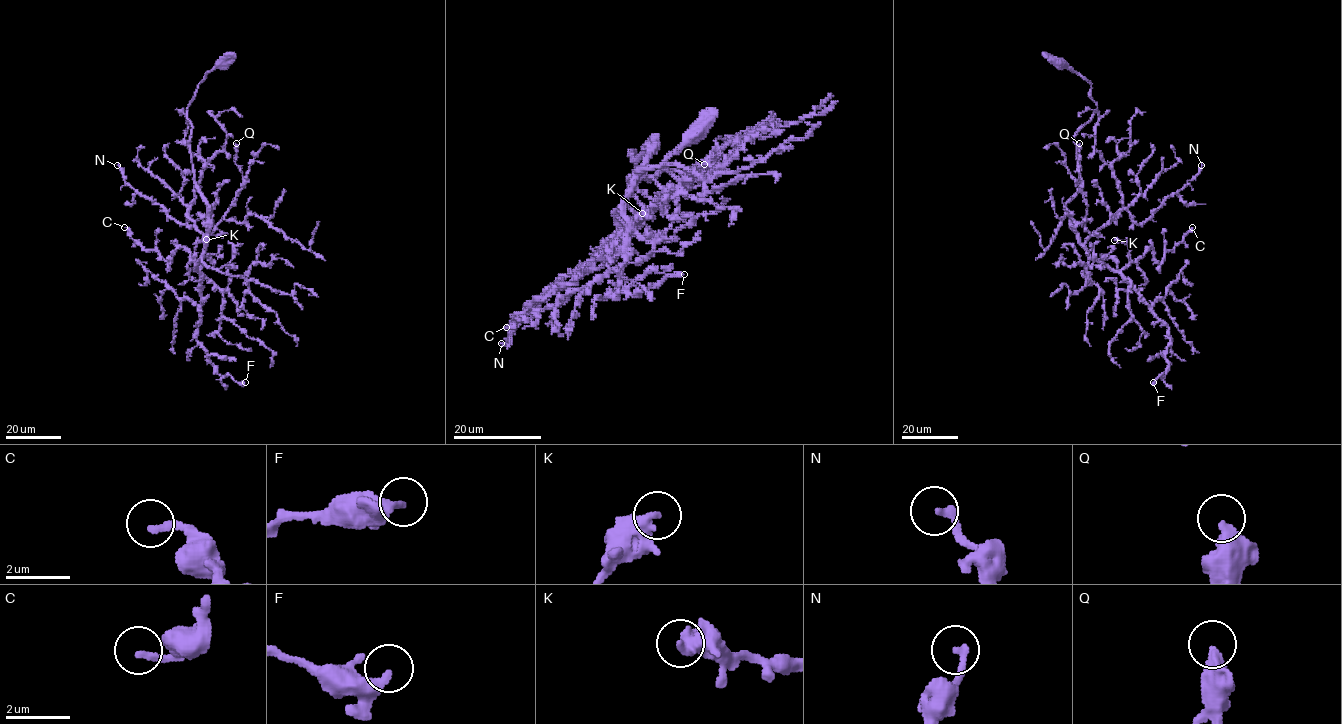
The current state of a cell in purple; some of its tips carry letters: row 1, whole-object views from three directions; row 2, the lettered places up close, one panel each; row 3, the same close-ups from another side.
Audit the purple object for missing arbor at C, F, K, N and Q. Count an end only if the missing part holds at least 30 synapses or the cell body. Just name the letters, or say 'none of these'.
none of these

